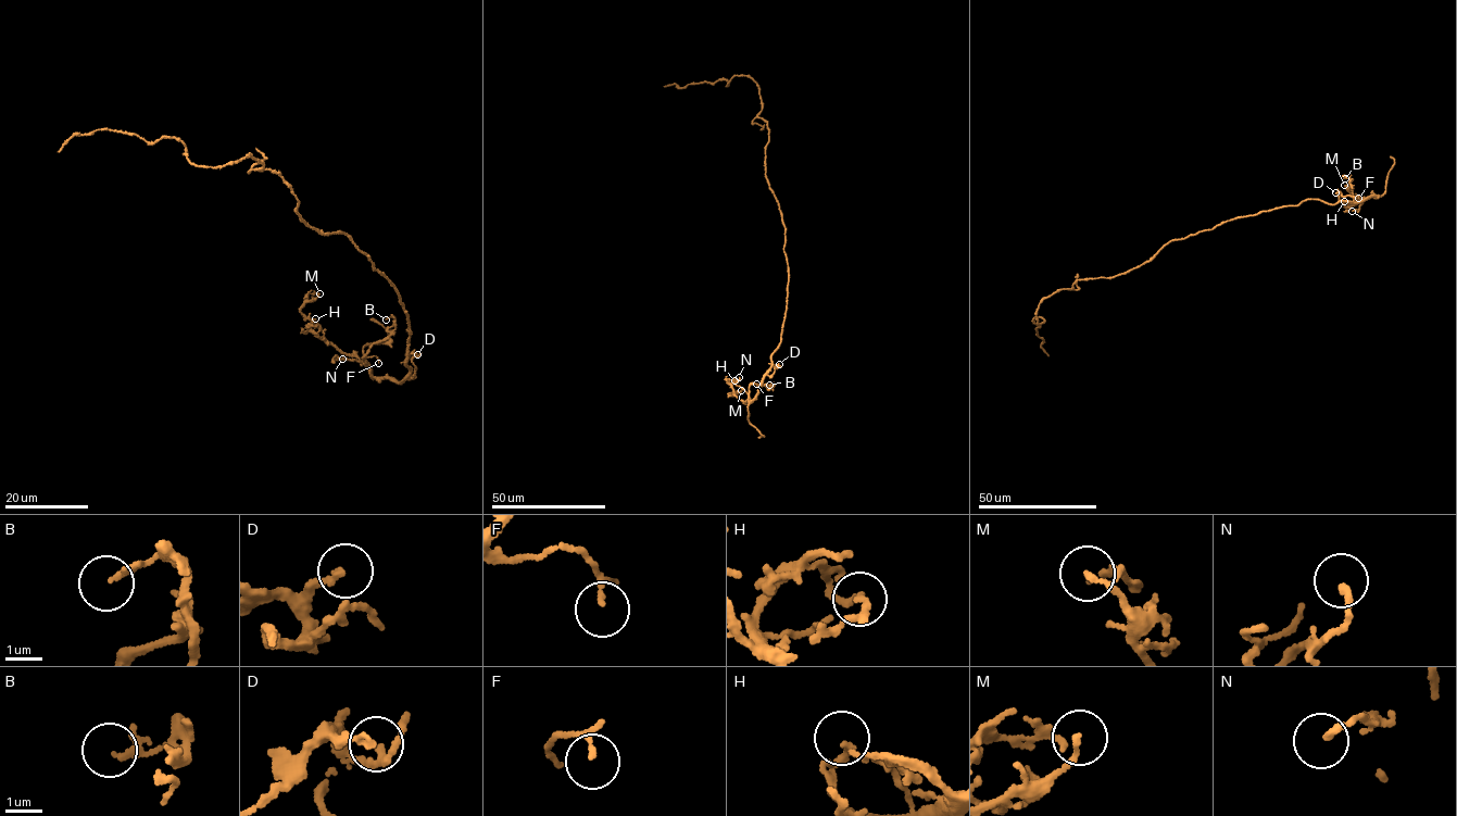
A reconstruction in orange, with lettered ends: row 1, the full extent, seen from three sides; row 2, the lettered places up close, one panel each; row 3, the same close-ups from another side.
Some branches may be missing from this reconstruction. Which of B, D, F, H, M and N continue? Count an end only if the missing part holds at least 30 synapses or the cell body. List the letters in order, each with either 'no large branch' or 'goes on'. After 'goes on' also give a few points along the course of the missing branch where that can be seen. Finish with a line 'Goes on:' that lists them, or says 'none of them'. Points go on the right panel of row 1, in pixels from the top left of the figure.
B: no large branch
D: no large branch
F: no large branch
H: no large branch
M: no large branch
N: no large branch
Goes on: none of them

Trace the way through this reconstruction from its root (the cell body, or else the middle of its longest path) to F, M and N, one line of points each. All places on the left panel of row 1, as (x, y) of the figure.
F: (351, 238), (393, 286), (412, 334), (412, 372), (404, 381), (376, 379), (362, 356), (378, 363)
M: (351, 238), (388, 278), (407, 314), (412, 372), (404, 381), (376, 379), (325, 338), (300, 311), (319, 293)
N: (351, 238), (401, 300), (412, 372), (402, 383), (376, 379), (365, 362), (342, 359)

